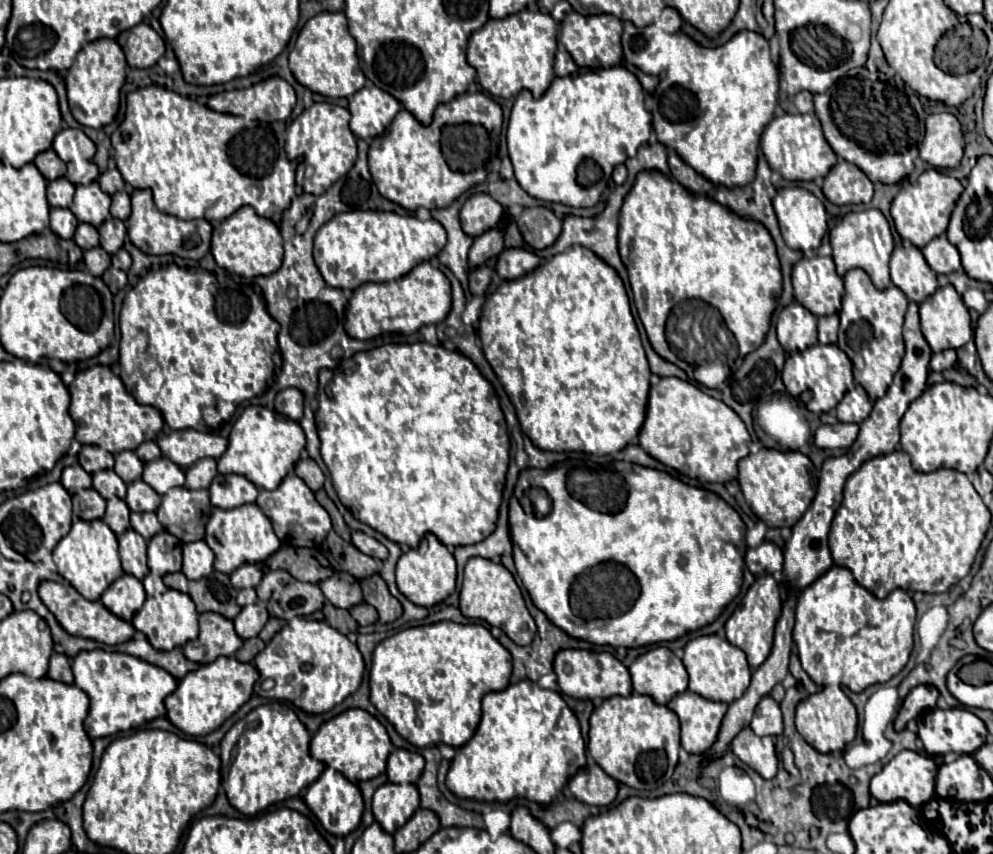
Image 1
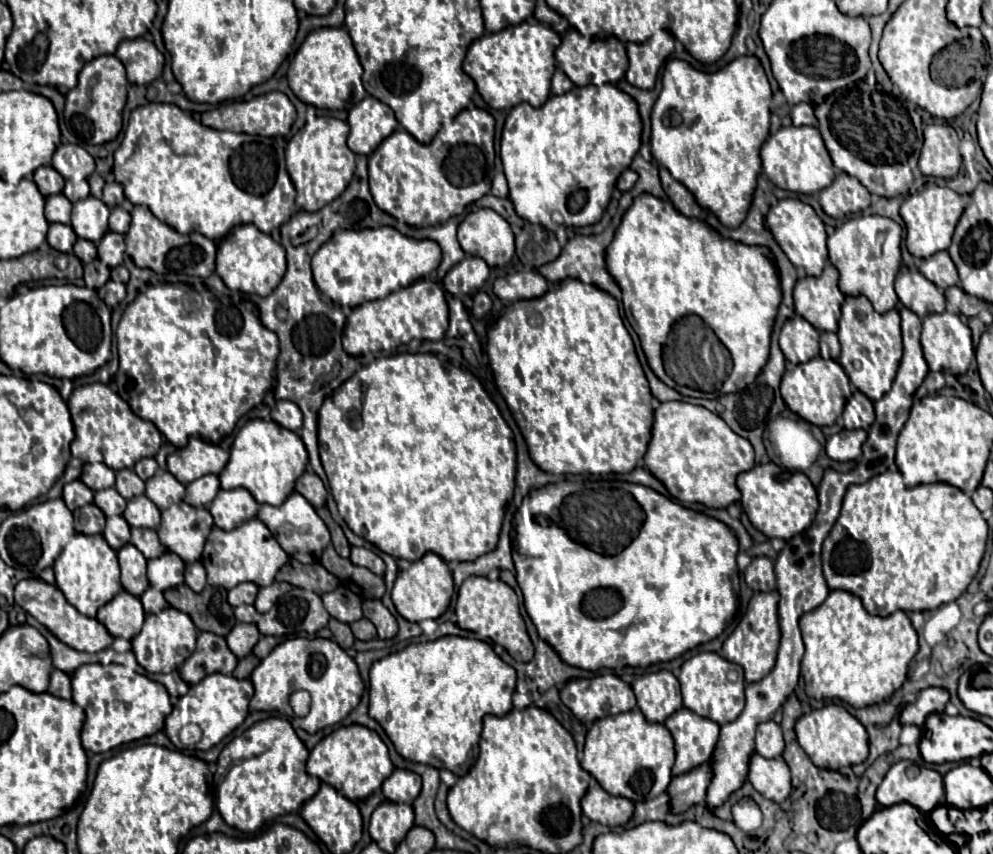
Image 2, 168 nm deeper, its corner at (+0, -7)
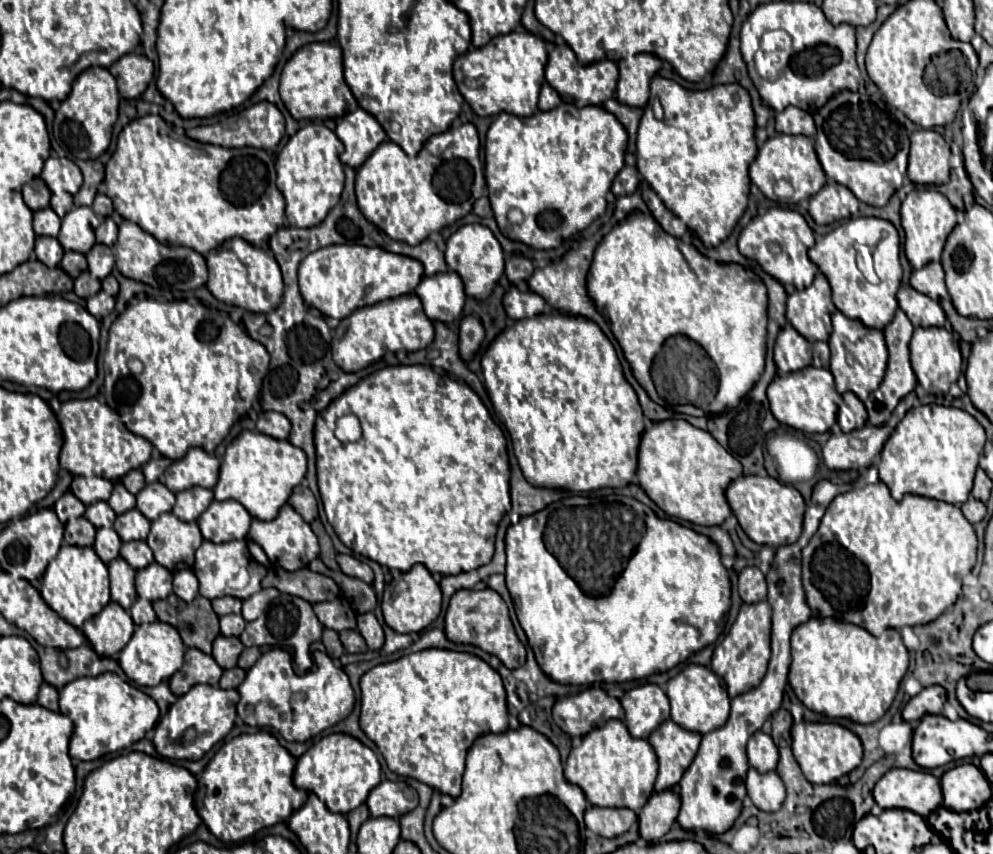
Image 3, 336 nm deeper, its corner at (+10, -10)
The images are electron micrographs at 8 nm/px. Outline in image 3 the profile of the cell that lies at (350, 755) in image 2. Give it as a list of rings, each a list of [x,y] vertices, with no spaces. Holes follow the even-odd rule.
[[[332,733],[314,743],[300,759],[294,771],[294,785],[316,793],[330,811],[348,813],[362,805],[368,793],[380,783],[380,763],[376,753],[346,733]]]

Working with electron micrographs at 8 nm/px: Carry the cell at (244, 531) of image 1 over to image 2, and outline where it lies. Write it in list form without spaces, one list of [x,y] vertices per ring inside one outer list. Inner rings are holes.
[[[250,520],[242,526],[226,532],[220,528],[212,528],[208,542],[204,546],[202,564],[208,572],[208,584],[222,586],[222,588],[234,588],[240,582],[254,582],[256,586],[268,586],[274,582],[276,572],[288,562],[288,554],[280,548],[272,532],[260,522]],[[210,546],[222,546],[222,548],[210,548]]]

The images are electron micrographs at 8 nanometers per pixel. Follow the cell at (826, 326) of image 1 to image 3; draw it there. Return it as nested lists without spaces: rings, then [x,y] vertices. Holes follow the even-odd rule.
[[[816,341],[816,343],[812,343],[812,349],[814,349],[814,361],[812,361],[812,365],[814,367],[828,367],[828,363],[830,363],[830,349],[828,349],[828,342],[824,341]]]

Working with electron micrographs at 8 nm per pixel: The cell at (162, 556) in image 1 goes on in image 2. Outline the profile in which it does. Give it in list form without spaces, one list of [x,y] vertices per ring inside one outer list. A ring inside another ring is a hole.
[[[164,552],[160,558],[148,560],[148,582],[162,592],[184,582],[184,562],[174,552]]]

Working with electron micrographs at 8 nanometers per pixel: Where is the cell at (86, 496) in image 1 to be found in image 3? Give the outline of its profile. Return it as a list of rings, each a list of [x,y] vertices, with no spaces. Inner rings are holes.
[[[76,517],[66,523],[64,531],[64,541],[68,545],[78,545],[78,547],[90,547],[94,543],[96,527],[86,519],[86,517]]]

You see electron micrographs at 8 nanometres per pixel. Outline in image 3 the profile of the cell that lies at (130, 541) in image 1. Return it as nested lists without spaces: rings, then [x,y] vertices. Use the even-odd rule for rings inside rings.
[[[122,557],[112,559],[108,563],[108,571],[110,571],[110,595],[112,595],[112,601],[120,603],[124,609],[130,609],[130,605],[136,599],[136,589],[134,589],[136,571]]]

